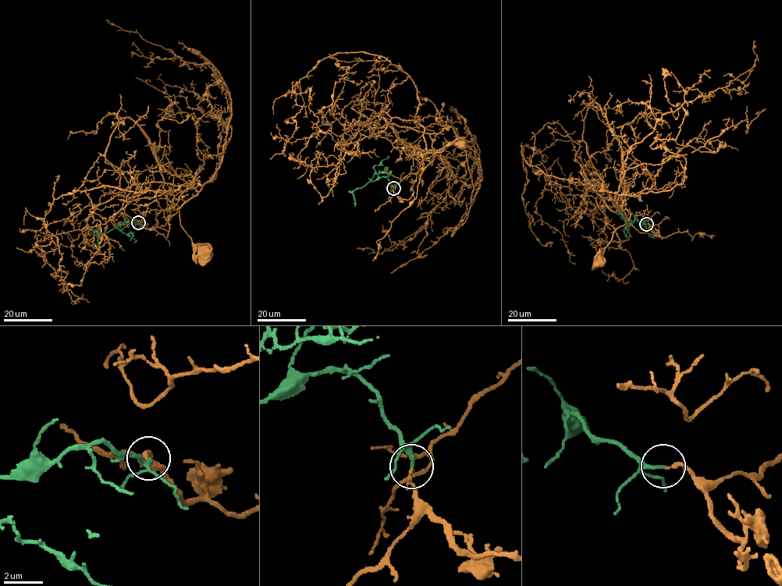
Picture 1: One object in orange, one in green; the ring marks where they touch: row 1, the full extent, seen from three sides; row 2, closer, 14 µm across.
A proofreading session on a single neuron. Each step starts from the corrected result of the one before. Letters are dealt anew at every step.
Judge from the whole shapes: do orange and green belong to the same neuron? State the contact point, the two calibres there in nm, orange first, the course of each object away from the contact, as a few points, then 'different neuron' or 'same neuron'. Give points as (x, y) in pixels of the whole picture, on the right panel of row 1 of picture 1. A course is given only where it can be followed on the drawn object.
(646, 224) | 120/160 nm | orange via (646, 223), (656, 236), (646, 220), (625, 209), (630, 214), (629, 220), (601, 249), (598, 259) | green via (646, 223), (634, 217), (641, 223), (645, 223), (648, 235), (652, 236), (653, 233) | same neuron

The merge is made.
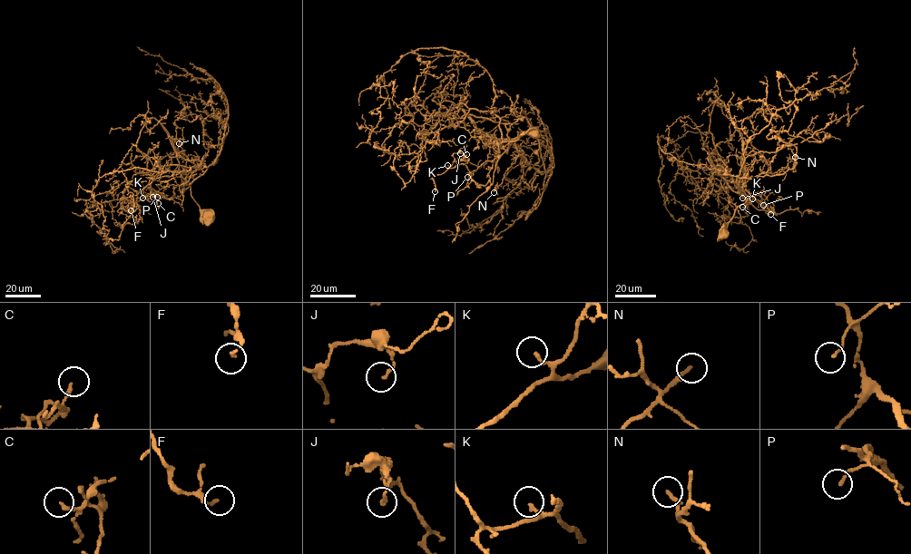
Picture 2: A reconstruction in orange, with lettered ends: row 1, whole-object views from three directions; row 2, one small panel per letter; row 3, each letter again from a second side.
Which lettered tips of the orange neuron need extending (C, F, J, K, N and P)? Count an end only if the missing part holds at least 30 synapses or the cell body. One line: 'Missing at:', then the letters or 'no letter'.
Missing at: N

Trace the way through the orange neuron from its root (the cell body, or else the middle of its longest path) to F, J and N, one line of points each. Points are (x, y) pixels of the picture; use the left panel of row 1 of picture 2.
F: (210, 216), (191, 196), (187, 180), (179, 184), (169, 199), (155, 192), (130, 201), (131, 210)
J: (210, 216), (191, 196), (187, 180), (179, 184), (169, 199), (156, 192), (144, 198), (151, 193), (152, 197)
N: (210, 216), (185, 181), (190, 184), (203, 173), (197, 166), (200, 160), (187, 159), (179, 143)

